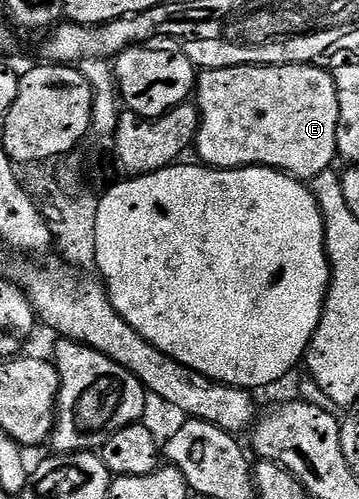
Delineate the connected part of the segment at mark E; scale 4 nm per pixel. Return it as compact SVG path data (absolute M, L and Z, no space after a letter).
M280 63L278 65L248 65L246 67L226 67L225 69L204 70L197 79L197 106L201 116L199 136L193 147L204 164L216 169L230 169L233 167L272 167L274 171L281 171L292 175L300 181L314 181L322 171L332 170L339 150L337 149L337 125L339 124L339 102L337 101L337 85L334 74L326 67L310 67L307 63Z

